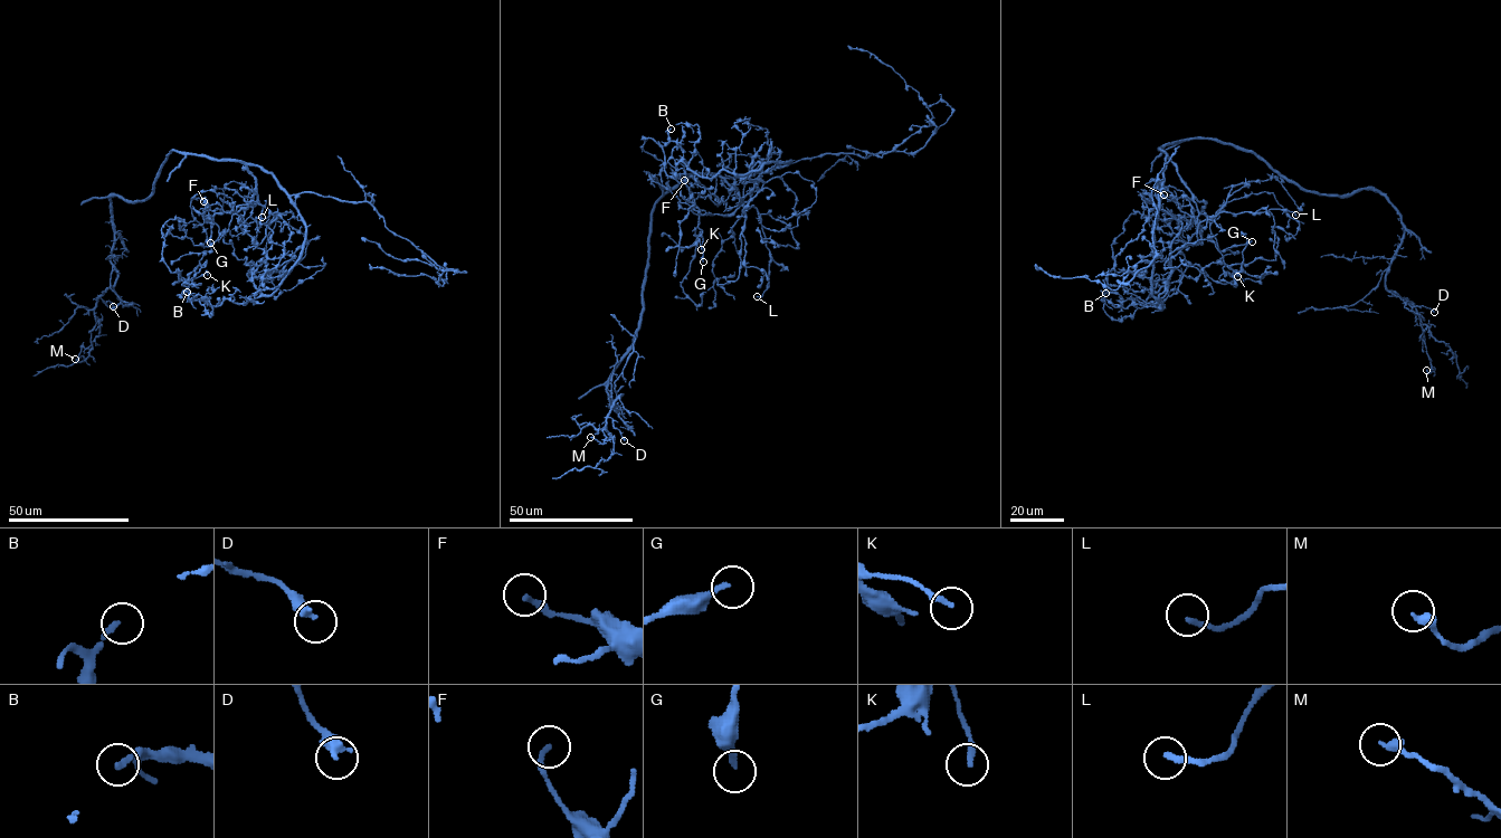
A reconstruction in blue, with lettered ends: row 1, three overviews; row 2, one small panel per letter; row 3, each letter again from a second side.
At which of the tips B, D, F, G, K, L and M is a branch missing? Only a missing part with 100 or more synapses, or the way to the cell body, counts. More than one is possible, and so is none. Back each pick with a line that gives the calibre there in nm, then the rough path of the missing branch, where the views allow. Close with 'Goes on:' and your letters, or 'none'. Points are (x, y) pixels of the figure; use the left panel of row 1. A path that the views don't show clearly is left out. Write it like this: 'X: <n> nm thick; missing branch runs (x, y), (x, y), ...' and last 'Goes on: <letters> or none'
Goes on: none

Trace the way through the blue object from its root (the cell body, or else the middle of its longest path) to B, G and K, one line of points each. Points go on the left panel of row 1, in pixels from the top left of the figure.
B: (201, 154), (268, 171), (305, 239), (301, 258), (269, 295), (209, 305), (181, 296), (187, 292)
G: (201, 154), (240, 161), (256, 183), (257, 203), (253, 207), (214, 215), (211, 251), (210, 243)
K: (201, 154), (262, 167), (305, 227), (301, 258), (269, 295), (189, 301), (205, 266), (188, 276), (207, 275)

